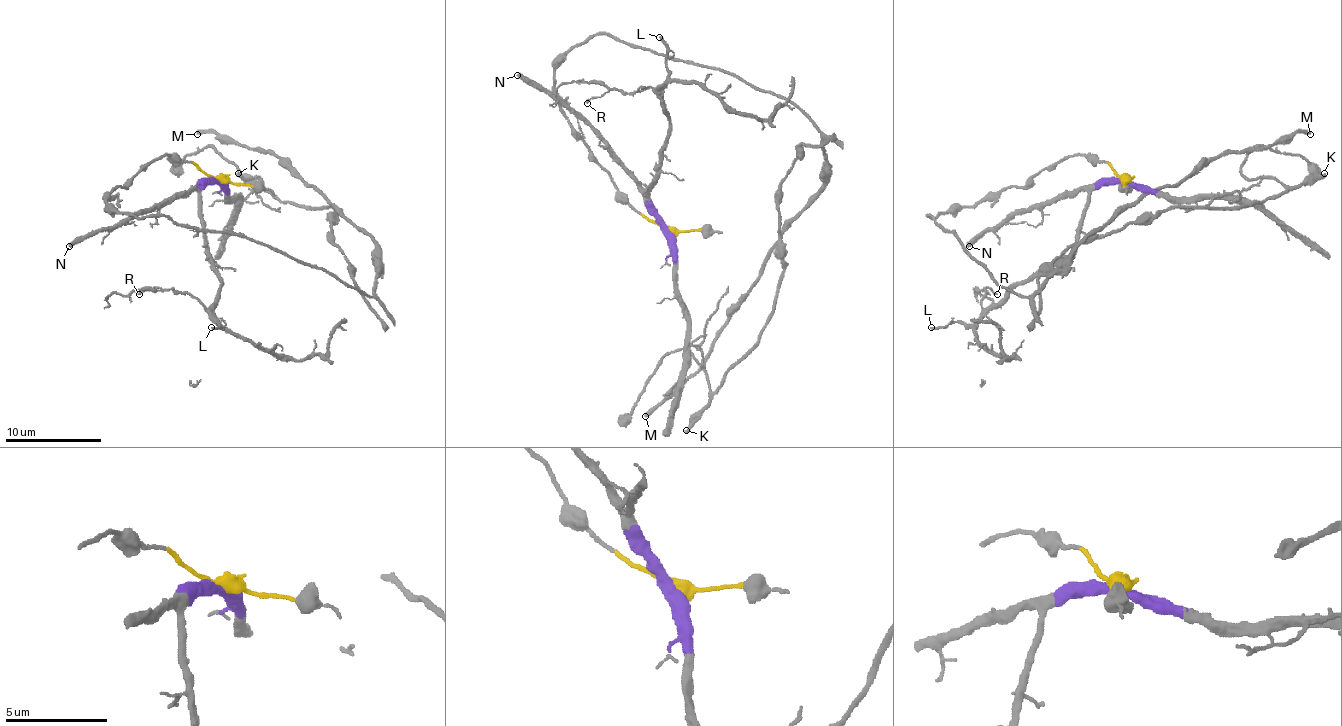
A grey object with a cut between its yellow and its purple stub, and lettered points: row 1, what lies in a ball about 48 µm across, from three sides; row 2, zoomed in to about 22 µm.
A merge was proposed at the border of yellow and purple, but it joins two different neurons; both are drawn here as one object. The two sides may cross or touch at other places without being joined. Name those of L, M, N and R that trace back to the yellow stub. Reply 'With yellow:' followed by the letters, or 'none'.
With yellow: M

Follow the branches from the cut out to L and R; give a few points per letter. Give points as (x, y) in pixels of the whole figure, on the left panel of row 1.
L: (218, 181), (210, 181), (201, 196), (206, 253), (220, 275), (220, 294), (213, 309), (220, 323), (210, 328)
R: (218, 181), (201, 191), (208, 258), (220, 275), (215, 302), (206, 309), (184, 292), (157, 287), (138, 294)

